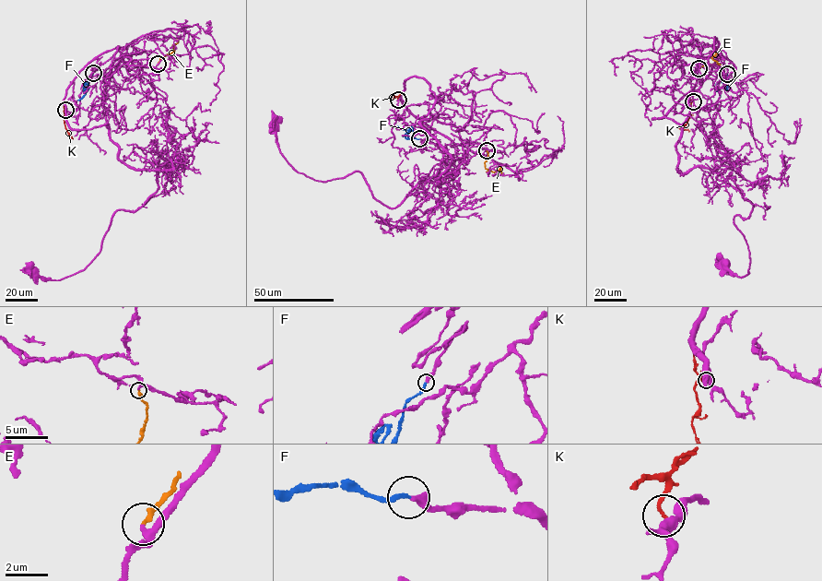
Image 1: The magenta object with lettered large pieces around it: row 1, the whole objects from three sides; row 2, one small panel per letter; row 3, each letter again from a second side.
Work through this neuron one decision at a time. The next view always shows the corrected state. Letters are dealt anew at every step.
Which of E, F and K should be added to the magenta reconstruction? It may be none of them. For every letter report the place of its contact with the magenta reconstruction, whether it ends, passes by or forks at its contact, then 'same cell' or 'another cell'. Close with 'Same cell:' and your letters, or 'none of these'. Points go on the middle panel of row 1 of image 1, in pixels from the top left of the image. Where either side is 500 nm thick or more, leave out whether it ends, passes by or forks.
E: contact (487, 150); it ends; same cell
F: contact (419, 138); it ends; same cell
K: contact (398, 100); it ends; another cell
Same cell: E, F

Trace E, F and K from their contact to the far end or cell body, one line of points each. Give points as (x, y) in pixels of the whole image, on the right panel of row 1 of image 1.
E: (699, 68), (707, 65), (717, 65), (712, 57), (720, 50)
F: (727, 74), (728, 89), (720, 79), (715, 85)
K: (693, 102), (690, 101), (689, 118), (683, 126), (688, 132)

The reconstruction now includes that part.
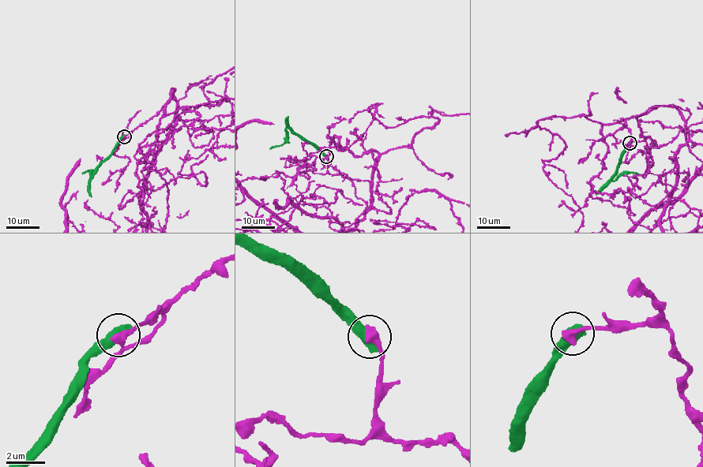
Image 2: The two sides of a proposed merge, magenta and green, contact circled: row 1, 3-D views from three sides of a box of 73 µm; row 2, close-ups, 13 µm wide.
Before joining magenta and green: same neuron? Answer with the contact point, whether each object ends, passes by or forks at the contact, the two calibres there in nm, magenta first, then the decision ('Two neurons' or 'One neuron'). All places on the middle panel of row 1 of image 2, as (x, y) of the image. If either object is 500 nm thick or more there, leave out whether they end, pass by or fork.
Place: (326, 156). Thickness 460 nm (magenta) against 700 nm. Two neurons

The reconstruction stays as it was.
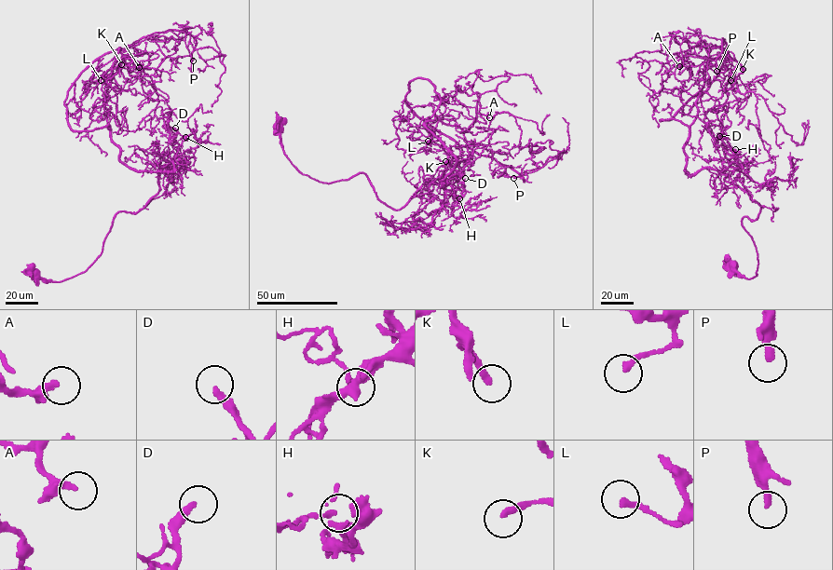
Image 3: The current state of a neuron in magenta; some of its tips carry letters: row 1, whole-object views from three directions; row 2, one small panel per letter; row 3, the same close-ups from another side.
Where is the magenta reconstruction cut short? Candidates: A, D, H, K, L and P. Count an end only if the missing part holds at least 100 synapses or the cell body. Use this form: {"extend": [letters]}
{"extend": ["P"]}

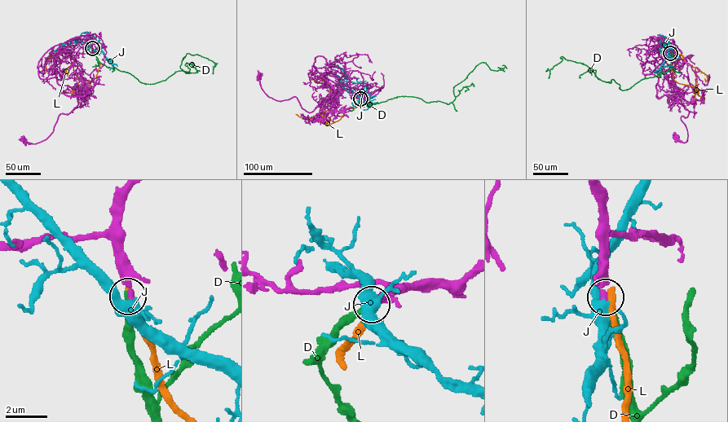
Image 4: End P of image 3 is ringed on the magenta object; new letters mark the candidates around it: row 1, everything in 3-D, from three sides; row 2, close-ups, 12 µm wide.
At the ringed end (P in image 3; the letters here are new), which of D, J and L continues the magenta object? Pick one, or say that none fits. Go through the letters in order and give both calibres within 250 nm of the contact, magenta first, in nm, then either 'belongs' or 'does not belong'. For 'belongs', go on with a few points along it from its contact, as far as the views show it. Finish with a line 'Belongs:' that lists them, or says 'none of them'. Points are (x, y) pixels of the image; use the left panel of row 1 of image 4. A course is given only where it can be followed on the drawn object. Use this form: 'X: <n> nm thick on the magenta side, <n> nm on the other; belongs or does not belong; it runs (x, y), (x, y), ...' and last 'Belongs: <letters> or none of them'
D: 280 nm thick on the magenta side, 360 nm on the other; belongs; it runs (92, 49), (101, 63), (143, 83), (189, 73), (180, 67), (187, 53), (214, 63), (213, 73)
J: 280 nm thick on the magenta side, 380 nm on the other; does not belong
L: 320 nm thick on the magenta side, 320 nm on the other; does not belong
Belongs: D

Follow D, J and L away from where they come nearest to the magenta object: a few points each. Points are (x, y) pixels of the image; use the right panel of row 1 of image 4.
D: (670, 53), (667, 72), (623, 90), (613, 79), (597, 79), (586, 65), (562, 56), (549, 78)
J: (670, 53), (669, 56), (665, 41), (669, 38), (659, 34), (663, 41), (668, 45), (664, 50), (667, 50)
L: (670, 53), (672, 79), (698, 90), (694, 86), (697, 81), (694, 67), (677, 54), (674, 72)

